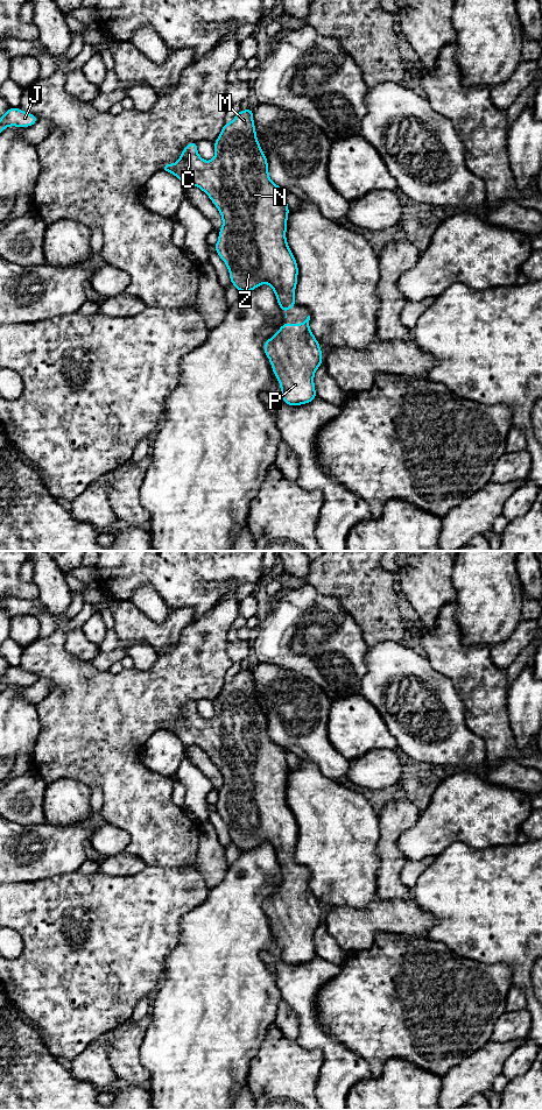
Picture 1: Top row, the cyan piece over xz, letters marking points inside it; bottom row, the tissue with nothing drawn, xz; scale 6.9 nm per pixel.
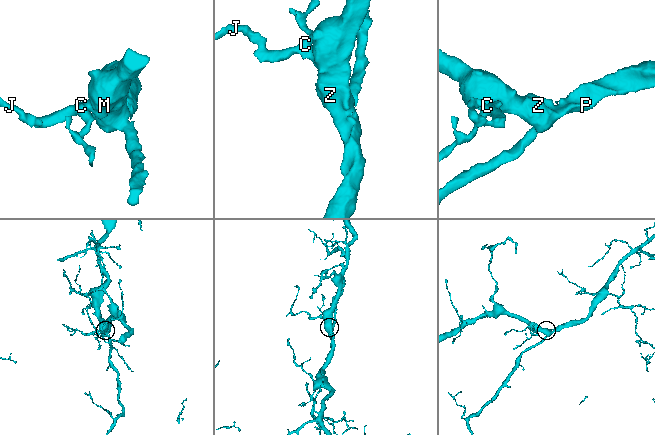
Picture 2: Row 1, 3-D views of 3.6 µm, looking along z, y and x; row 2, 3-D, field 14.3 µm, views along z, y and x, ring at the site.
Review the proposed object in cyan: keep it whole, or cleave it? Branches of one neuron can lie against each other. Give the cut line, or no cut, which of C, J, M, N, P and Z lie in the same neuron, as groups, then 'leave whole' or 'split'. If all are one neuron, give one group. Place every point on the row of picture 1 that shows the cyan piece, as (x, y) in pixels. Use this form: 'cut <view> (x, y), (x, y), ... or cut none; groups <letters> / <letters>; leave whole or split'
cut none; groups C J M N P Z; leave whole

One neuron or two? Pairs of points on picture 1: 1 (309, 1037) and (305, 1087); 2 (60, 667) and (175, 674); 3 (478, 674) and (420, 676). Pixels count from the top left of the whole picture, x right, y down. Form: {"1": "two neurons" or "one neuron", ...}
{"1": "two neurons", "2": "one neuron", "3": "two neurons"}

